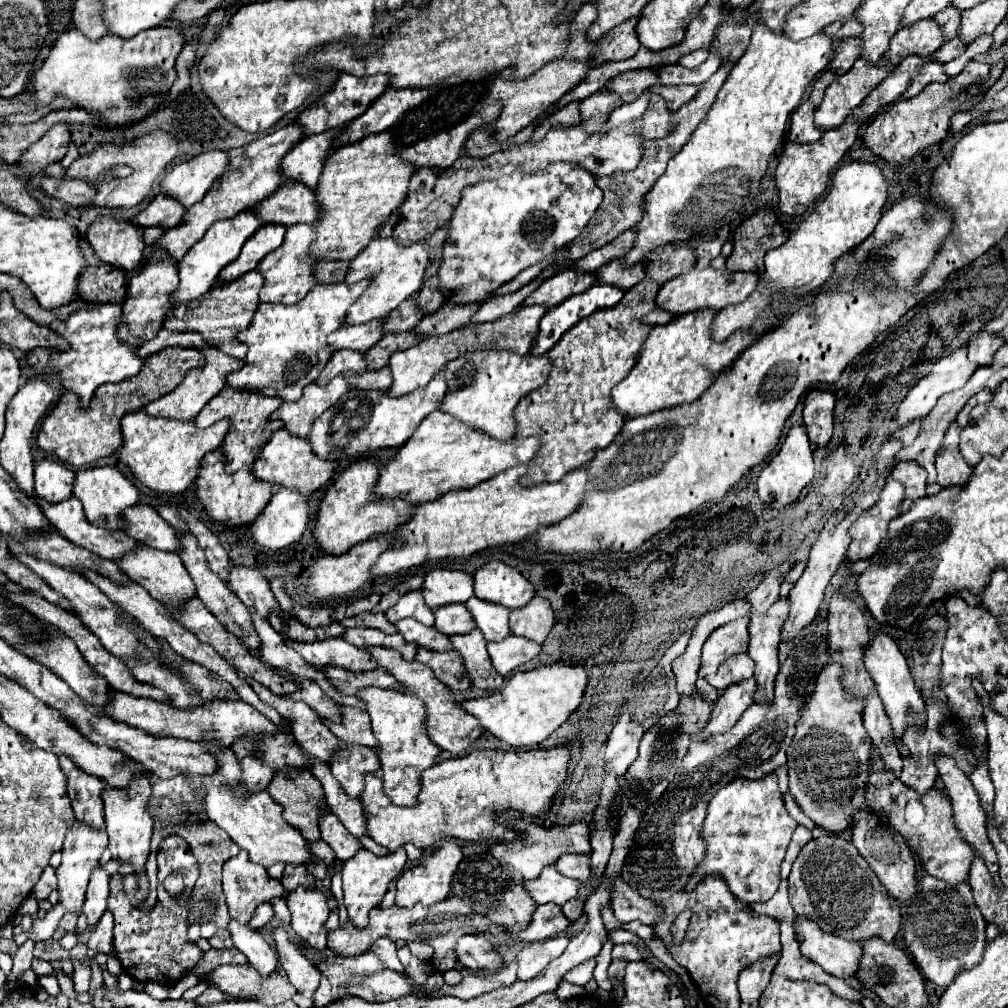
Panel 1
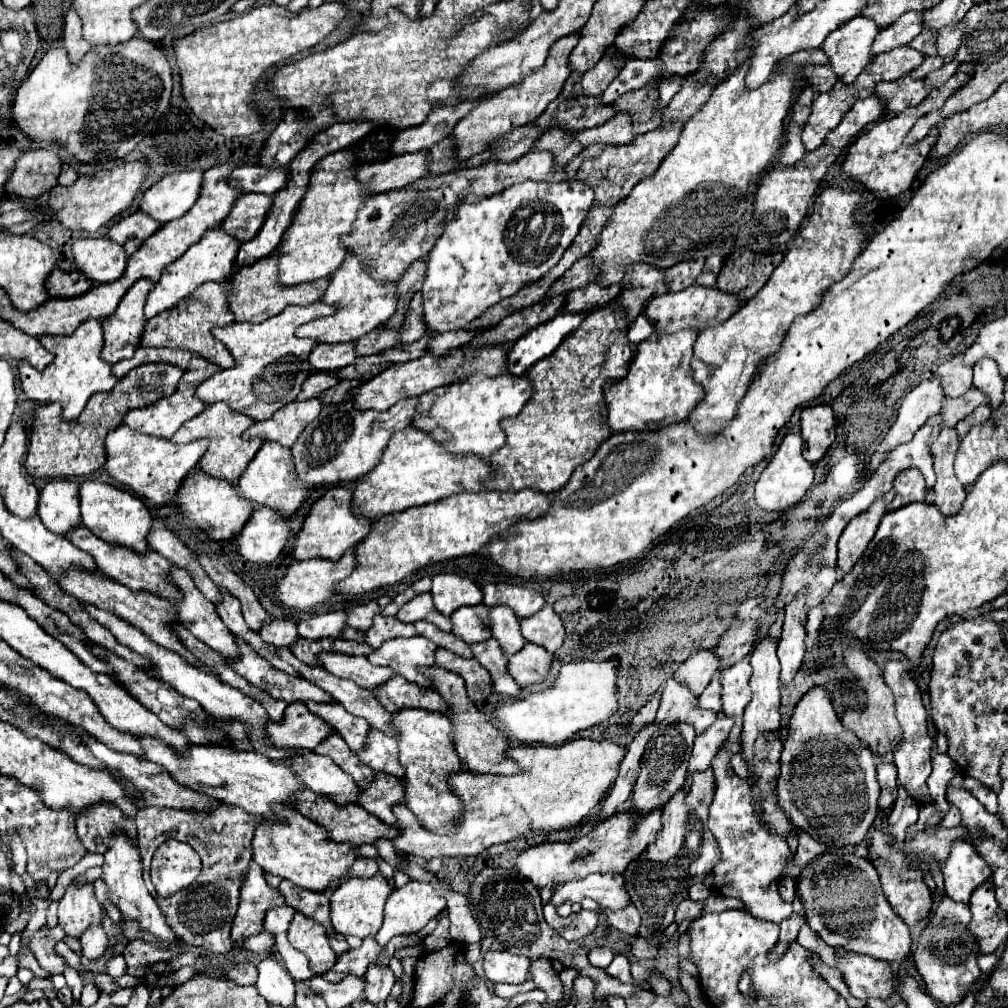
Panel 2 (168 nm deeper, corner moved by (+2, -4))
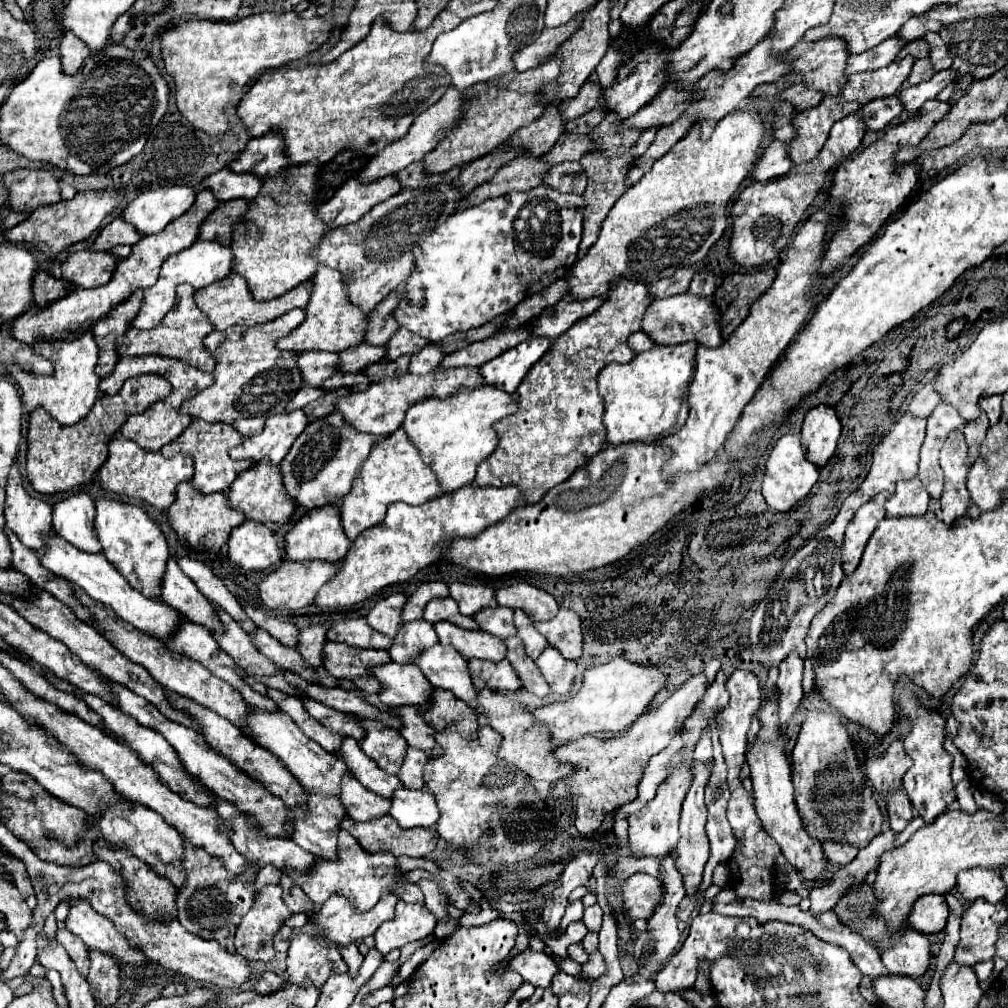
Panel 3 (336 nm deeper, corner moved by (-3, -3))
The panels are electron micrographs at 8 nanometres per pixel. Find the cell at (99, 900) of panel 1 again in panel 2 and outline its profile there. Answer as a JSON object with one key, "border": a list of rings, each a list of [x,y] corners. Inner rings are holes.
{"border":[[[91,924],[81,936],[83,956],[85,958],[99,958],[107,950],[107,934],[101,924]]]}

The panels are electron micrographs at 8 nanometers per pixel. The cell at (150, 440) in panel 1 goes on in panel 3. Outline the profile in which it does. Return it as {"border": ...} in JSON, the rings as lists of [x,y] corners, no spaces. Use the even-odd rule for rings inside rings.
{"border":[[[116,435],[108,443],[108,451],[108,459],[98,471],[100,487],[104,491],[136,499],[156,509],[168,509],[176,499],[176,485],[182,481],[190,481],[194,475],[194,463],[188,455],[176,455],[172,459],[166,459],[158,451],[142,451],[136,443],[124,439],[122,435]]]}

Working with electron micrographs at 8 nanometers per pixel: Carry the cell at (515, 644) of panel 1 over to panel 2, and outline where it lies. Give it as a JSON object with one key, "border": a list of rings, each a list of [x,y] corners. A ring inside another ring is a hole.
{"border":[[[527,642],[519,652],[507,658],[507,672],[519,686],[529,686],[541,682],[549,670],[553,656],[545,648]]]}

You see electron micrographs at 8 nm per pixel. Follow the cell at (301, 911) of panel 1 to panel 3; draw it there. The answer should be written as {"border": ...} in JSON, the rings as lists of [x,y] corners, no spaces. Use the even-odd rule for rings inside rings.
{"border":[[[298,933],[290,939],[286,973],[292,983],[304,983],[304,979],[310,979],[316,987],[322,987],[330,975],[348,973],[348,965],[340,951],[326,947],[322,939]]]}

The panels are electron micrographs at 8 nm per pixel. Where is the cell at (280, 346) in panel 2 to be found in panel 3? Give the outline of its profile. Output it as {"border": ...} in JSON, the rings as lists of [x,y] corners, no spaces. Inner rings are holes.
{"border":[[[292,309],[266,325],[234,325],[226,331],[212,331],[206,335],[204,347],[216,361],[212,371],[214,385],[182,403],[180,411],[192,419],[198,417],[208,423],[228,423],[244,437],[258,435],[258,431],[262,431],[262,423],[266,423],[266,415],[282,413],[290,403],[290,397],[302,387],[302,377],[296,367],[298,355],[276,349],[276,341],[288,335],[304,319],[304,309]]]}

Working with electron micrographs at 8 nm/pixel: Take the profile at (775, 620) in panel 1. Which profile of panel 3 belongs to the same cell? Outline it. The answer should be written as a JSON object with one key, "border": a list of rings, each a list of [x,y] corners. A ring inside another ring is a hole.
{"border":[[[772,695],[760,709],[758,717],[762,723],[760,735],[756,739],[754,749],[748,753],[748,765],[752,771],[752,783],[754,783],[754,807],[756,815],[762,821],[762,827],[768,831],[772,839],[780,845],[786,861],[796,867],[798,873],[802,873],[804,881],[820,881],[828,873],[828,859],[822,851],[822,843],[810,837],[804,829],[804,823],[798,815],[798,807],[794,801],[794,787],[790,777],[790,763],[784,755],[784,735],[778,729],[778,695]]]}

